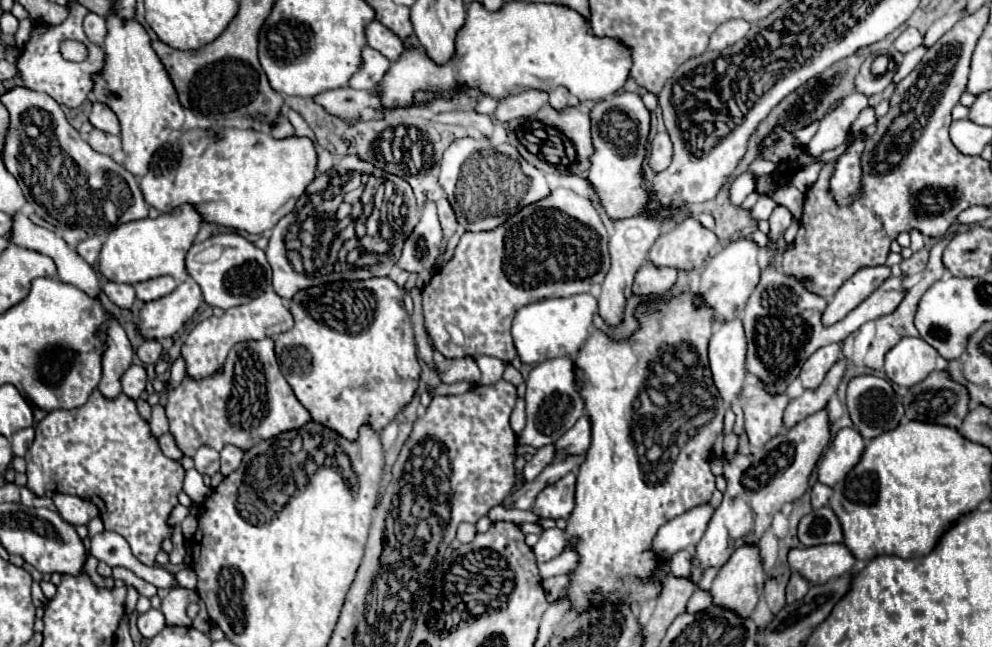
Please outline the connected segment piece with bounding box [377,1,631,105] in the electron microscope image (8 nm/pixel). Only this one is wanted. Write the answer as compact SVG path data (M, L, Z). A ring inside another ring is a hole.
M517 1L505 3L495 13L485 11L479 3L471 3L465 27L457 35L455 49L457 53L443 67L429 61L419 45L405 49L401 59L391 65L385 81L377 87L383 103L405 105L417 89L437 87L443 95L447 95L461 85L477 85L483 93L497 99L517 95L527 89L551 91L563 85L579 99L599 101L623 87L631 67L629 49L625 49L619 41L609 37L593 37L579 13L573 13L573 9L565 9L561 5L545 3L533 3L533 13L529 5ZM525 37L533 37L533 45L531 41L529 45L523 45L521 39ZM505 39L511 39L511 43L505 43ZM527 57L533 57L533 65L523 65L529 61Z

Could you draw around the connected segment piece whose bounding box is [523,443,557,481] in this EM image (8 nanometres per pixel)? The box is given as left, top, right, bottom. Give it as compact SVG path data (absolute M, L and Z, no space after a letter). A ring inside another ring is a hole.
M553 443L541 447L541 449L533 455L533 459L525 465L525 469L523 469L525 479L527 479L527 481L533 481L549 463L553 463L555 457L557 457L557 447L555 447Z

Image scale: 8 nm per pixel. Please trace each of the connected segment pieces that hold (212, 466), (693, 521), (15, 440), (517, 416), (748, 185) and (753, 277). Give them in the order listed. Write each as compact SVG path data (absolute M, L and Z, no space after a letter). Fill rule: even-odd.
M201 447L197 451L197 455L193 457L195 461L195 469L201 473L201 475L215 475L219 471L219 453L211 447Z
M703 503L665 523L653 541L653 551L661 559L669 559L681 549L691 551L697 545L697 541L701 541L713 513L715 507L711 503Z
M27 427L27 429L21 429L19 433L15 433L11 437L11 449L13 449L13 455L19 455L23 457L27 453L27 449L33 445L35 441L35 429L33 427Z
M517 399L515 403L515 409L511 413L511 429L515 431L515 435L525 427L525 405L523 405L523 399Z
M743 173L729 185L729 201L731 205L739 205L751 191L755 191L755 179L751 173Z
M741 239L741 241L727 245L705 267L705 271L701 275L701 285L695 295L699 297L701 305L713 309L717 321L725 323L743 313L743 307L745 307L751 291L755 289L755 285L759 281L759 273L761 273L759 263L757 263L757 253L759 253L759 247L753 241Z

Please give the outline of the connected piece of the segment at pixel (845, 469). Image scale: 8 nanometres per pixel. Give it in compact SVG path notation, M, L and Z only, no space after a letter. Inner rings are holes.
M839 429L819 461L819 481L823 485L833 487L853 469L853 465L857 465L863 449L865 443L857 429Z

